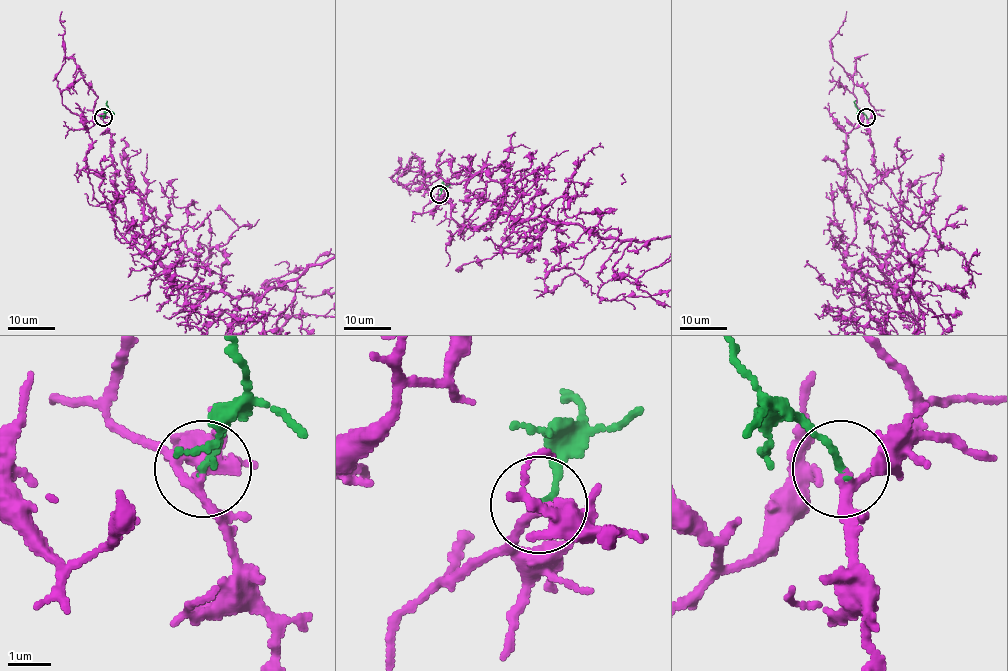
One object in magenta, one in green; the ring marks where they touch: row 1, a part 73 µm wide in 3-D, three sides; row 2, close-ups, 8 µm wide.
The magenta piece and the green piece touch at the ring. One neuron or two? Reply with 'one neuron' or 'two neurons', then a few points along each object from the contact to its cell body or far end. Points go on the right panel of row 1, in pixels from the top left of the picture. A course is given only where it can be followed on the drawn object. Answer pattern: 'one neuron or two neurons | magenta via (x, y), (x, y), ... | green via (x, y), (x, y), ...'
one neuron | green via (867, 117), (854, 101)

